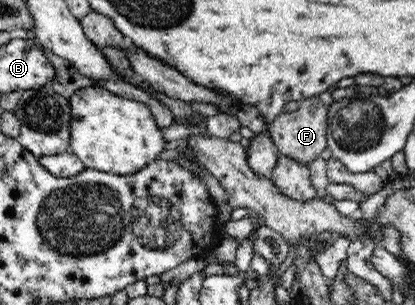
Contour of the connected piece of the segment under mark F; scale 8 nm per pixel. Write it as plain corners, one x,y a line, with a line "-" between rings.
317,96
298,102
298,107
294,111
279,114
267,129
280,155
291,157
307,166
320,158
321,153
328,148
327,113
327,105

